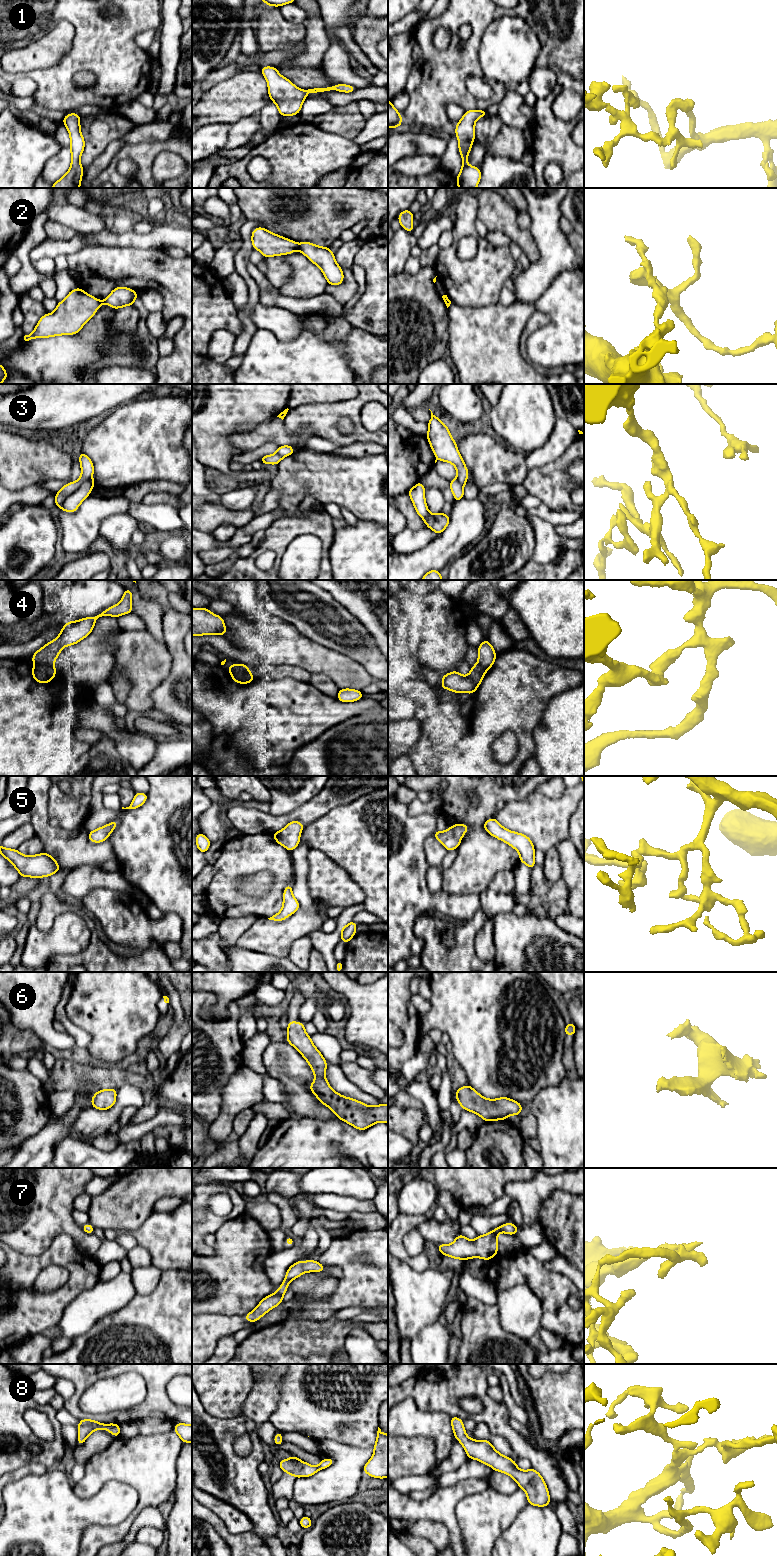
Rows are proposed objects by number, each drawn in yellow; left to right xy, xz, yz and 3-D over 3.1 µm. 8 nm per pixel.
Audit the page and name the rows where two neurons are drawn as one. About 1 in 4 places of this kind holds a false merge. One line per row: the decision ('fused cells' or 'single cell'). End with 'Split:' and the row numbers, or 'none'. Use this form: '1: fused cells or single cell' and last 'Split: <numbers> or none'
1: single cell
2: fused cells
3: fused cells
4: fused cells
5: single cell
6: single cell
7: single cell
8: single cell
Split: 2, 3, 4

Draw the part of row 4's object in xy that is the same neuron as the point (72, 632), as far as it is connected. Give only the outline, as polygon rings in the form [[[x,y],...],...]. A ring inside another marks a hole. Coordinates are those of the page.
[[[125,588],[124,595],[119,604],[111,606],[95,617],[66,622],[56,639],[45,644],[32,655],[34,665],[54,666],[53,664],[61,653],[61,649],[64,646],[75,645],[89,636],[99,617],[113,616],[118,618],[121,615],[132,613],[132,611],[132,590]]]

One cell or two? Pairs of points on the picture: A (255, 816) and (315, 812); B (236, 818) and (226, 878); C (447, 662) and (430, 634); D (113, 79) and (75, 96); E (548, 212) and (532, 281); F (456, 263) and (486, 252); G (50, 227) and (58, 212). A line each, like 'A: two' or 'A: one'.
A: one
B: two
C: one
D: one
E: one
F: one
G: two

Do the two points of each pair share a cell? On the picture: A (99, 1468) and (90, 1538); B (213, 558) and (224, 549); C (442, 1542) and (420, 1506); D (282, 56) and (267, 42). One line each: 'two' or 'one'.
A: one
B: one
C: two
D: two

